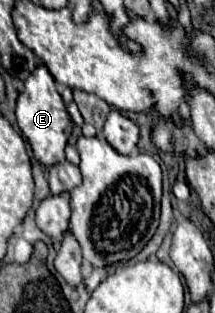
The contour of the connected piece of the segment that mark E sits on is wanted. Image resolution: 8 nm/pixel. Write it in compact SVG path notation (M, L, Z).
M39 65L27 79L25 79L25 87L17 97L17 125L21 129L21 133L27 137L33 155L47 167L47 163L59 163L59 159L65 159L65 145L67 139L71 135L71 117L65 109L65 103L61 99L61 95L57 93L55 87L55 79L49 73L47 65Z

